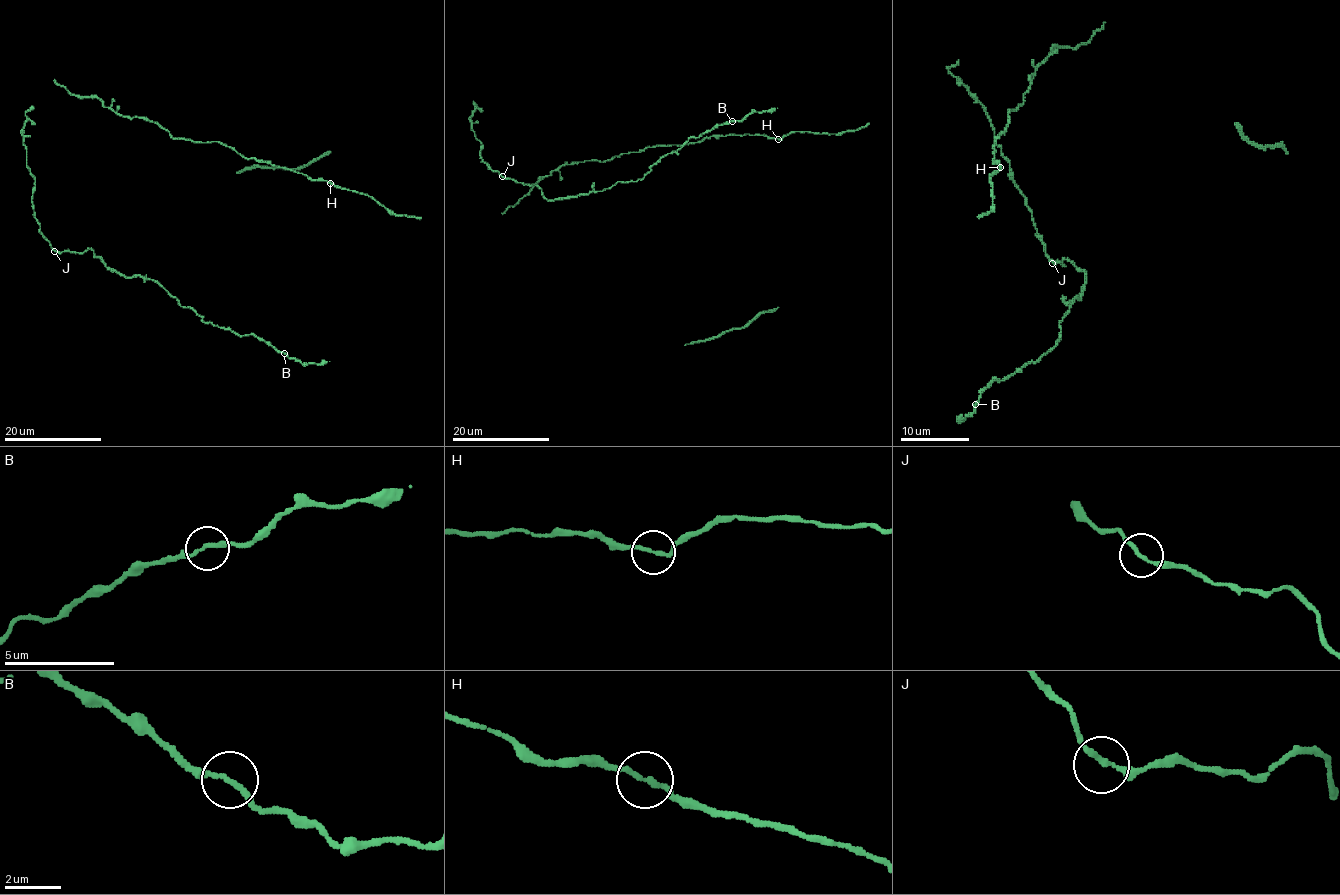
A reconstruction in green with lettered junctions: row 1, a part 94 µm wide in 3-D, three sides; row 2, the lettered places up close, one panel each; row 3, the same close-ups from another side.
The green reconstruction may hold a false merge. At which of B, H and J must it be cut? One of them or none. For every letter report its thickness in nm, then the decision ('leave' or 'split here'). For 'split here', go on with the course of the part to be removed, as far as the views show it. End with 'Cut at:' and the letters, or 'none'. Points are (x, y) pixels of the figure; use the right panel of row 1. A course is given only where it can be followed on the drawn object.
B: 170 nm thick; leave
H: 170 nm thick; leave
J: 170 nm thick; leave
Cut at: none

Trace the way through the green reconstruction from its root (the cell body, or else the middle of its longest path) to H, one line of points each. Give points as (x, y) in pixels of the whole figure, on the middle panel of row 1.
H: (539, 176), (548, 176), (571, 163), (604, 162), (622, 153), (694, 143), (711, 136), (749, 134), (777, 139)

